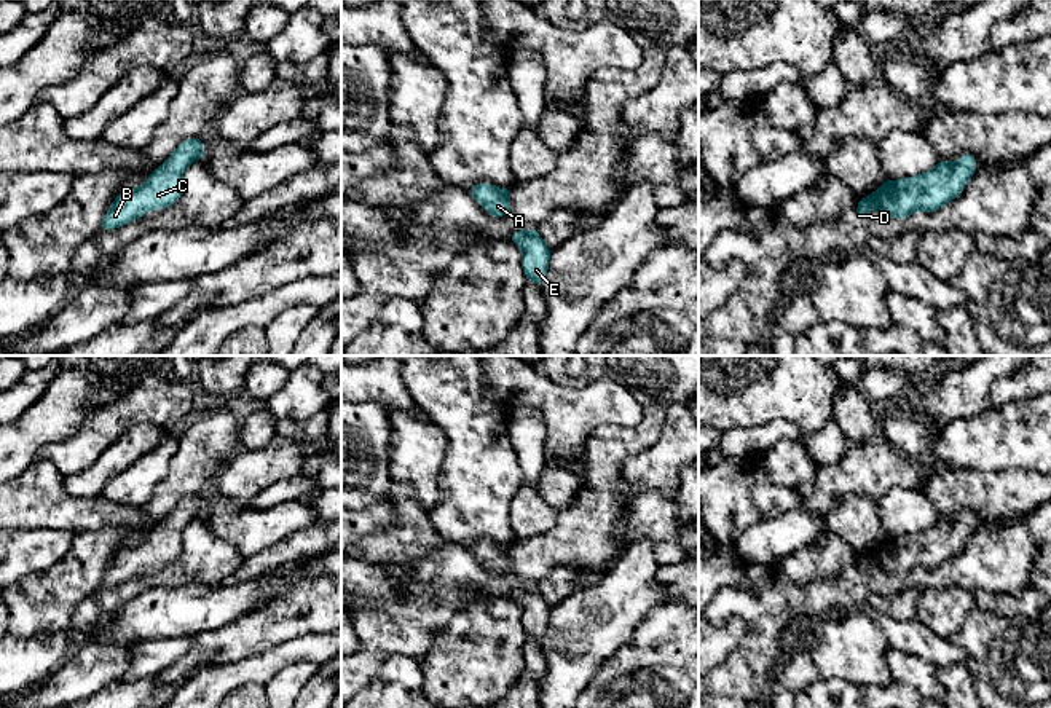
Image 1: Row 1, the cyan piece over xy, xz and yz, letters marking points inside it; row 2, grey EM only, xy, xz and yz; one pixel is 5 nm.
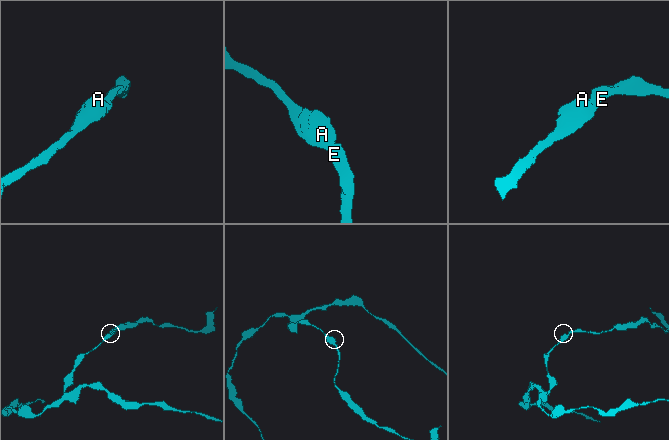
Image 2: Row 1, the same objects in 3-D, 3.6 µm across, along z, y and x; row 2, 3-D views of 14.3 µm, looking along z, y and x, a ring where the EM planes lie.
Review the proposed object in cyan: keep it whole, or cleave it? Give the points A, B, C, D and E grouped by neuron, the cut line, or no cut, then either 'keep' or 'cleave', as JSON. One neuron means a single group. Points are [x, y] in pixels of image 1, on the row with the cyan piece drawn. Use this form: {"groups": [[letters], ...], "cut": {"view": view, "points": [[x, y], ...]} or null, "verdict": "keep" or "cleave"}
{"groups": [["A", "B", "C", "D", "E"]], "cut": null, "verdict": "keep"}

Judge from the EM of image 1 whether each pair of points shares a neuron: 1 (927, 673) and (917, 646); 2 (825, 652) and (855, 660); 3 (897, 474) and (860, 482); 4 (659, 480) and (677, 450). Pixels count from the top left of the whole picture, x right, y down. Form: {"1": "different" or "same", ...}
{"1": "different", "2": "same", "3": "same", "4": "same"}

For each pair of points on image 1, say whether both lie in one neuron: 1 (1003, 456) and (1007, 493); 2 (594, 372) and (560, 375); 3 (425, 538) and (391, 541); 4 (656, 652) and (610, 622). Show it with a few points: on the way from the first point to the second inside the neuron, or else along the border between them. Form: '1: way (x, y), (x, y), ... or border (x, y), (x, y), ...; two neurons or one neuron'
1: border (967, 469), (1034, 471); two neurons
2: way (586, 378), (568, 381); one neuron
3: way (417, 538), (399, 541); one neuron
4: border (654, 606), (633, 640), (605, 662); two neurons

